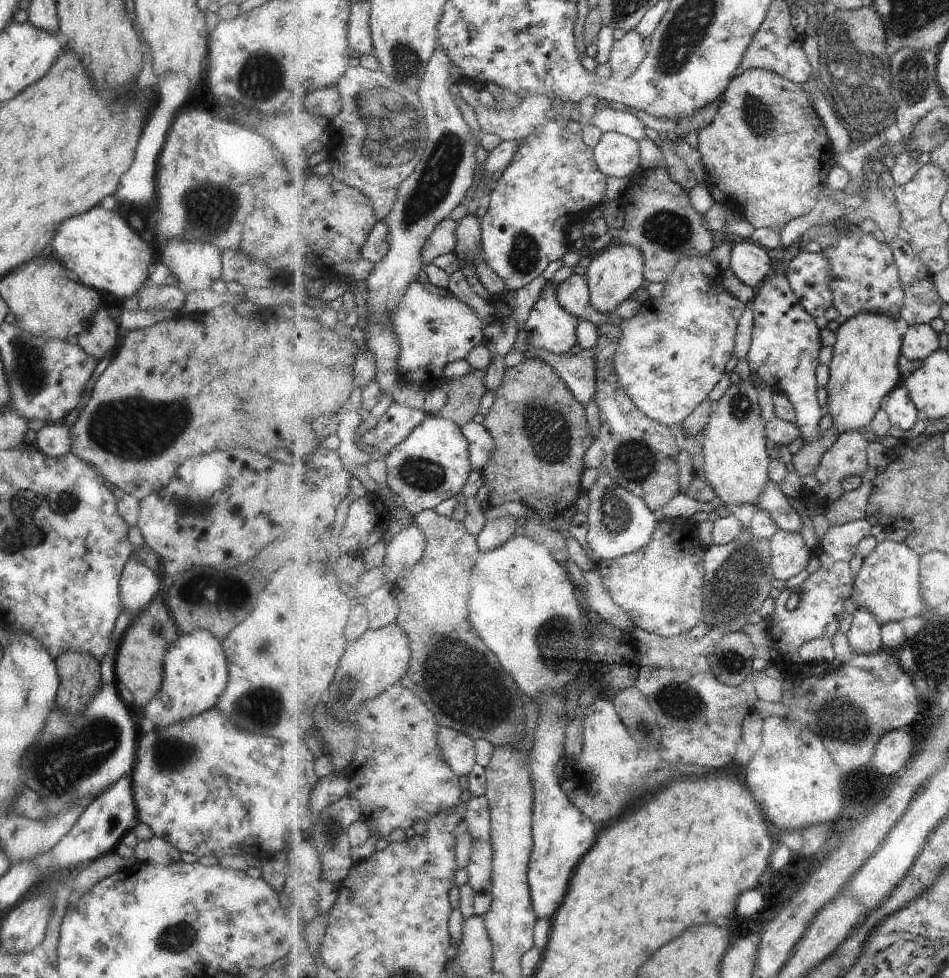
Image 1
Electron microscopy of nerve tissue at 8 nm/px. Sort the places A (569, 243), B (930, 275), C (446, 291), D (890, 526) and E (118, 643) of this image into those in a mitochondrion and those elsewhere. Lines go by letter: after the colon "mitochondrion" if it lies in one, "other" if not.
A: other
B: other
C: other
D: other
E: other

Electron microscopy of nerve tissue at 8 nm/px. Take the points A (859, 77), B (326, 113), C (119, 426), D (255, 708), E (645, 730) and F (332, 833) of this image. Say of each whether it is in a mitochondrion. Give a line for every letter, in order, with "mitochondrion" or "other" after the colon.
A: mitochondrion
B: other
C: mitochondrion
D: mitochondrion
E: mitochondrion
F: mitochondrion

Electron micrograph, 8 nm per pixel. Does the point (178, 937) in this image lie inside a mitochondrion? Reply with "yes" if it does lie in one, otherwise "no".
yes

